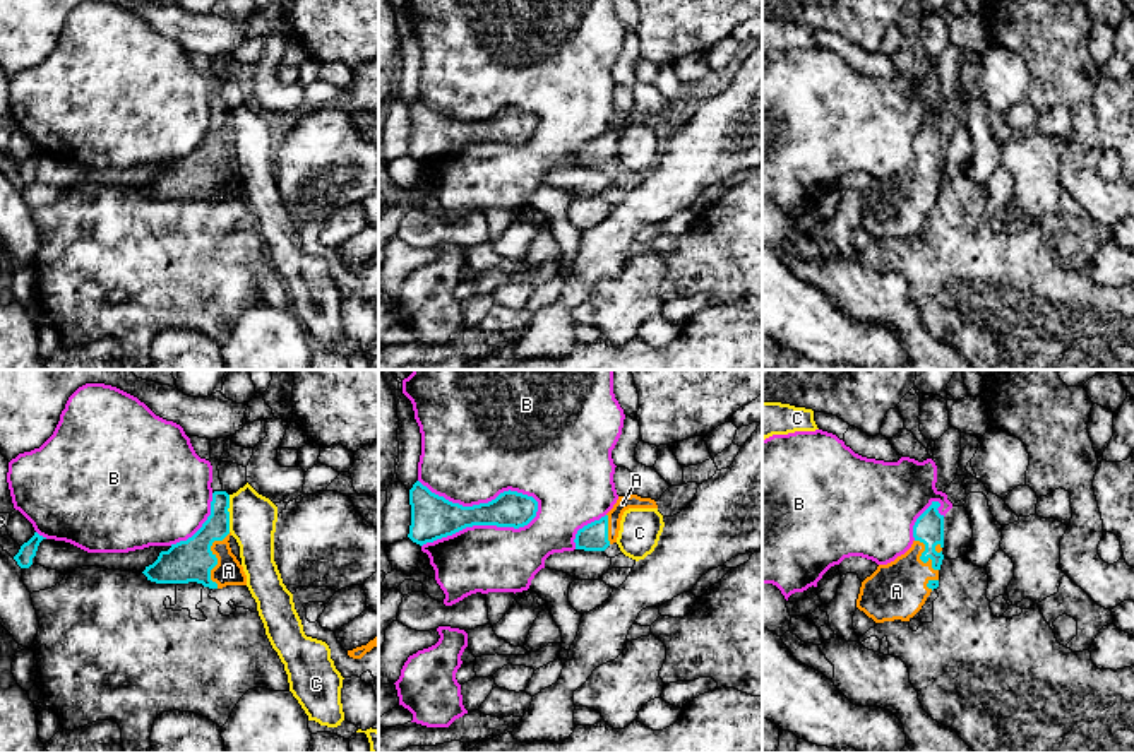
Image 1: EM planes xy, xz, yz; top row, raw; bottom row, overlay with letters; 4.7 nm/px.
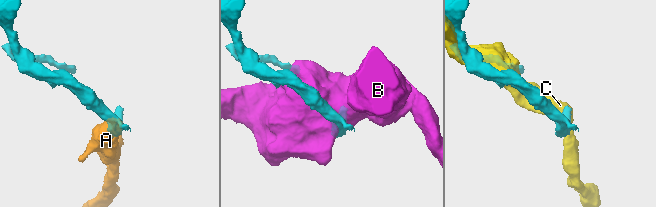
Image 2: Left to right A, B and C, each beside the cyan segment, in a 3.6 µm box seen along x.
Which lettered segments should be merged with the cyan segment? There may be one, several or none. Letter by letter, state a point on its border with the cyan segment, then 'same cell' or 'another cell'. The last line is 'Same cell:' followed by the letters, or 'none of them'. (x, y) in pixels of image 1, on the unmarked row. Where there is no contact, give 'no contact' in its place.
A: xy (214, 173) | same cell
B: xz (482, 120) | another cell
C: xy (228, 130) | another cell
Same cell: A

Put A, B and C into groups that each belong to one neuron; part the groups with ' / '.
A / B / C

